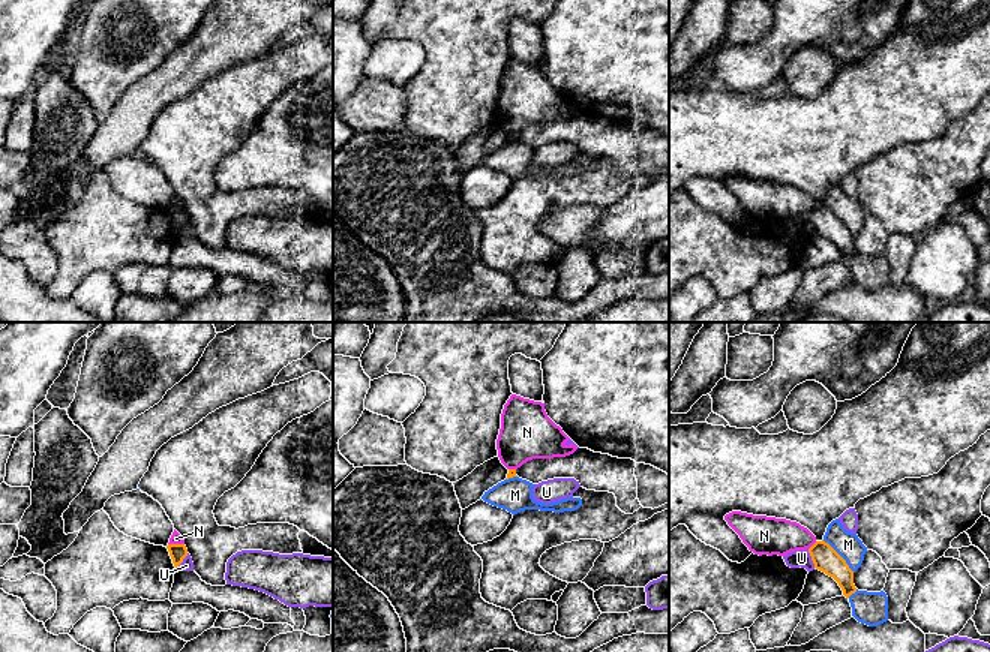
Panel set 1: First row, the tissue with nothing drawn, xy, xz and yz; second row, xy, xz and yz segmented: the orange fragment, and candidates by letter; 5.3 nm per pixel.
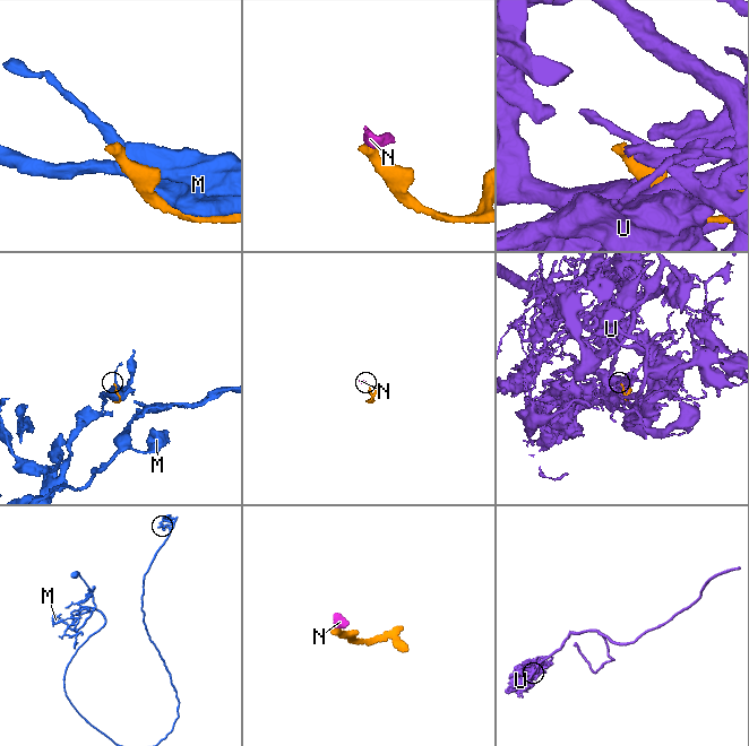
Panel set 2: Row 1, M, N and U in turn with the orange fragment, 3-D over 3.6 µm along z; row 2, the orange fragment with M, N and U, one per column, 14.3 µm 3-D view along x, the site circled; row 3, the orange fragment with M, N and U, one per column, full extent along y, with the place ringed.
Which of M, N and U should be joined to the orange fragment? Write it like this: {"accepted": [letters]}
{"accepted": []}

